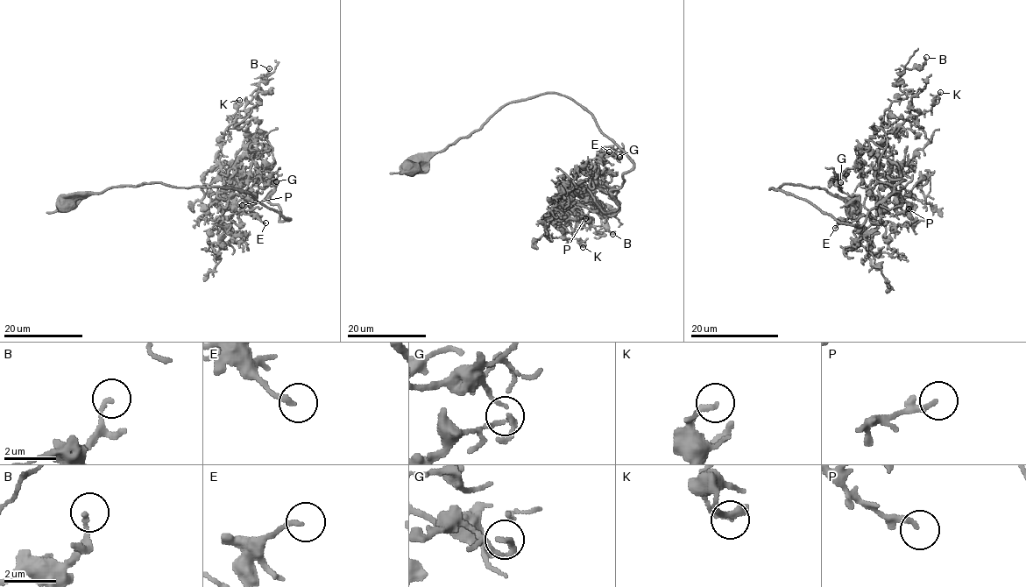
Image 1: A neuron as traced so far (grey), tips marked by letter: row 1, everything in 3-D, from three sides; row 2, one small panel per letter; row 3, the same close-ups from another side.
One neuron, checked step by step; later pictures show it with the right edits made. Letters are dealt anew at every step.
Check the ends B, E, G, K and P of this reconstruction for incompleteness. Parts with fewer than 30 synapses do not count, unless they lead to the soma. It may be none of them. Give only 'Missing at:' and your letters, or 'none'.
Missing at: none

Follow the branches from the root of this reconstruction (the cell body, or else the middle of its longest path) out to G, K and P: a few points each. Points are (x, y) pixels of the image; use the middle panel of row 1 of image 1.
G: (406, 166), (545, 93), (583, 106), (633, 164), (611, 191), (618, 204), (597, 164), (619, 157)
K: (406, 166), (506, 104), (565, 95), (633, 164), (612, 215), (578, 190), (603, 208), (578, 195), (583, 247)
P: (406, 166), (506, 104), (565, 95), (633, 164), (611, 191), (616, 210), (584, 188), (562, 196), (585, 218)

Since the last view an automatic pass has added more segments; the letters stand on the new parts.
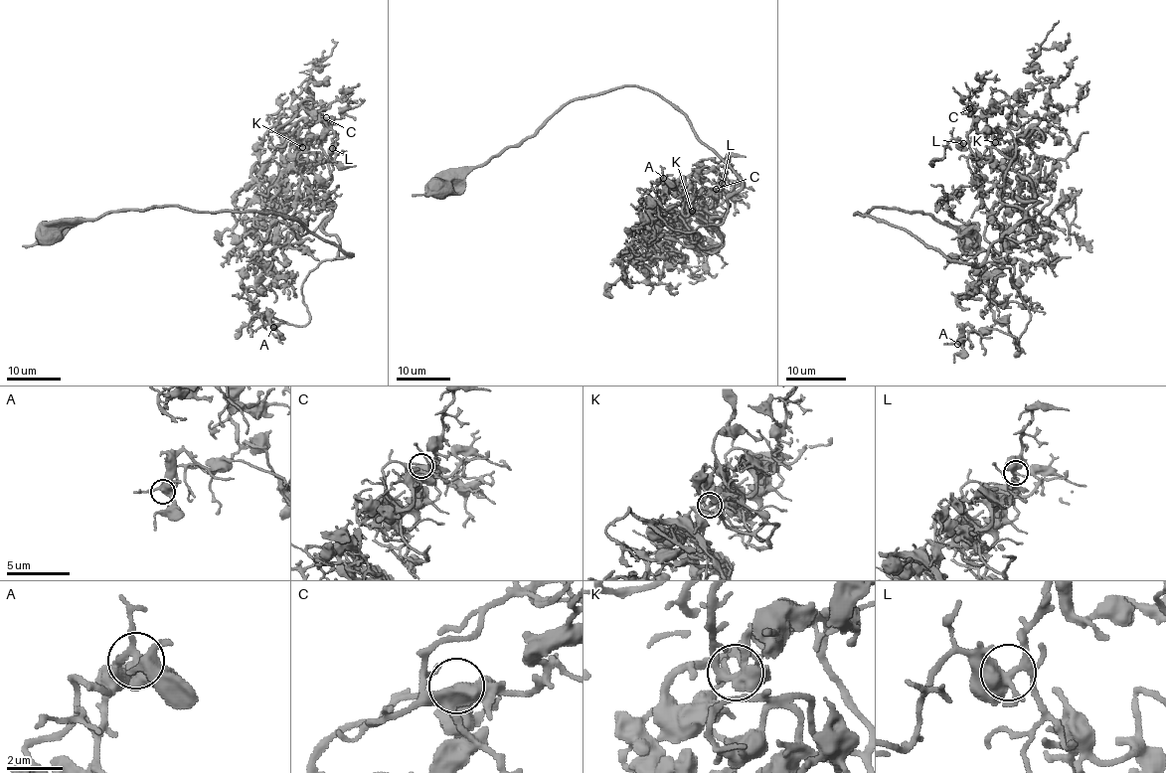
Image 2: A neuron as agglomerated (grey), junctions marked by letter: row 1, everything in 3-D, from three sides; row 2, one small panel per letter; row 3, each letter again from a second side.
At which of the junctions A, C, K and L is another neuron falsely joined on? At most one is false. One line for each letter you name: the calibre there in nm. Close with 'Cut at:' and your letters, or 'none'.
Cut at: none

